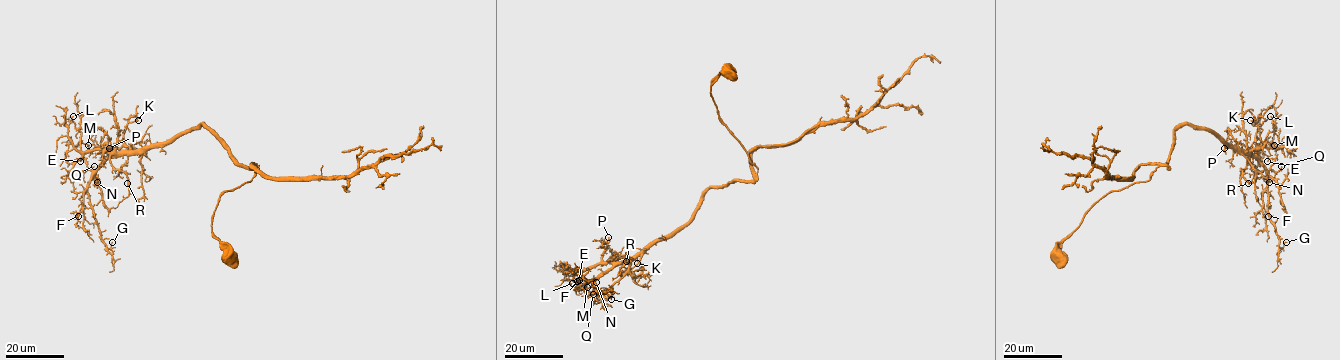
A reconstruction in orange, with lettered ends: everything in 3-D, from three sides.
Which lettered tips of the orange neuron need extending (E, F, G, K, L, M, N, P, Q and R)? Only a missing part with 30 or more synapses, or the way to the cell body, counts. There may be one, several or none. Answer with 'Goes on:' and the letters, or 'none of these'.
Goes on: none of these

